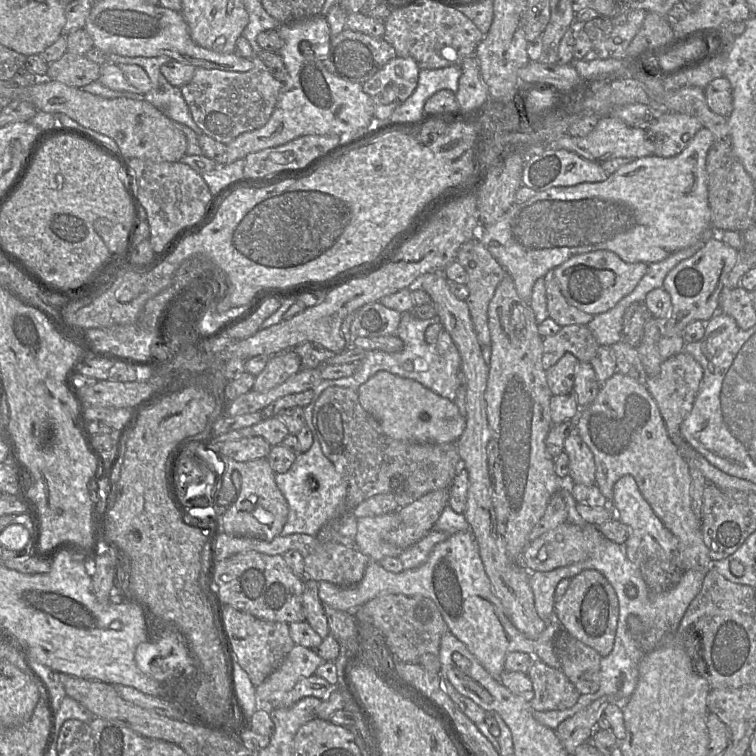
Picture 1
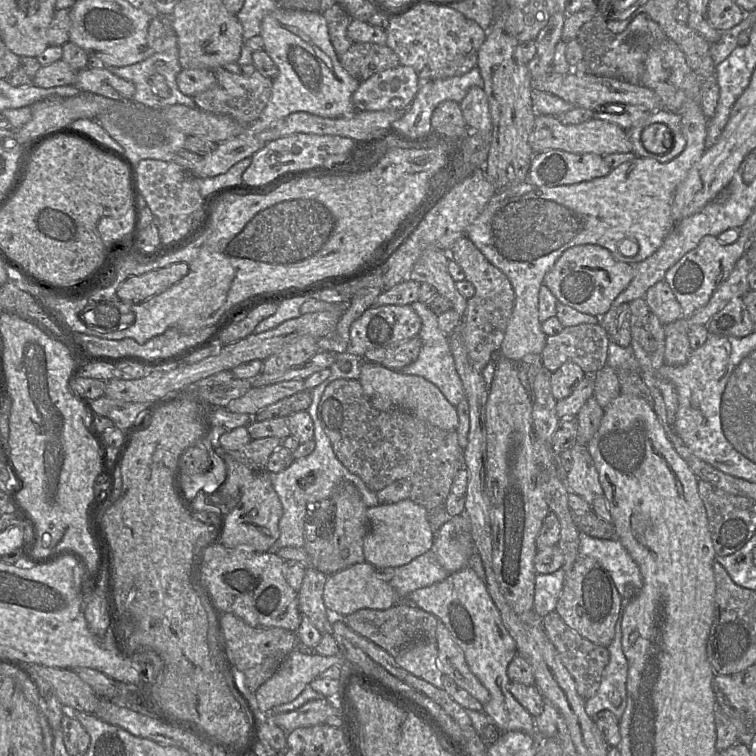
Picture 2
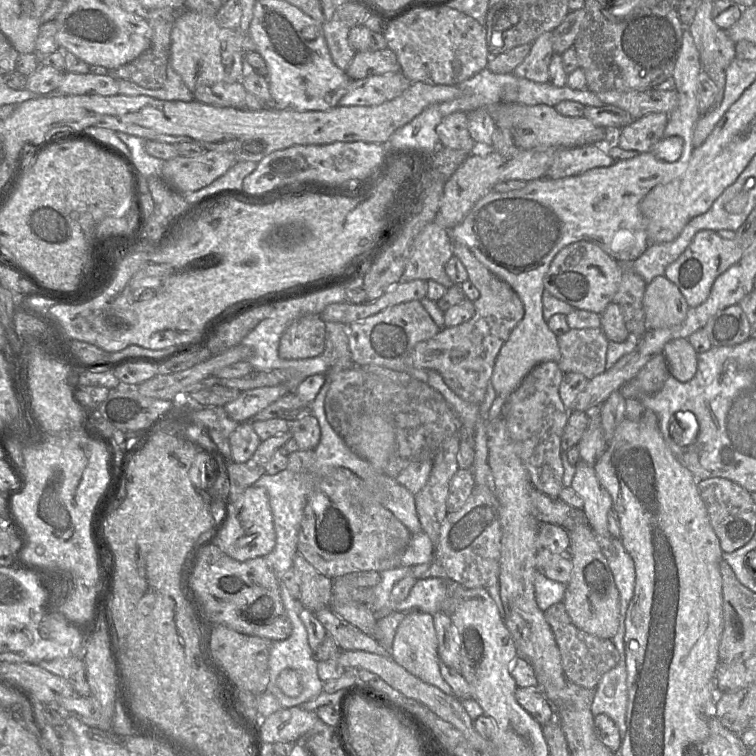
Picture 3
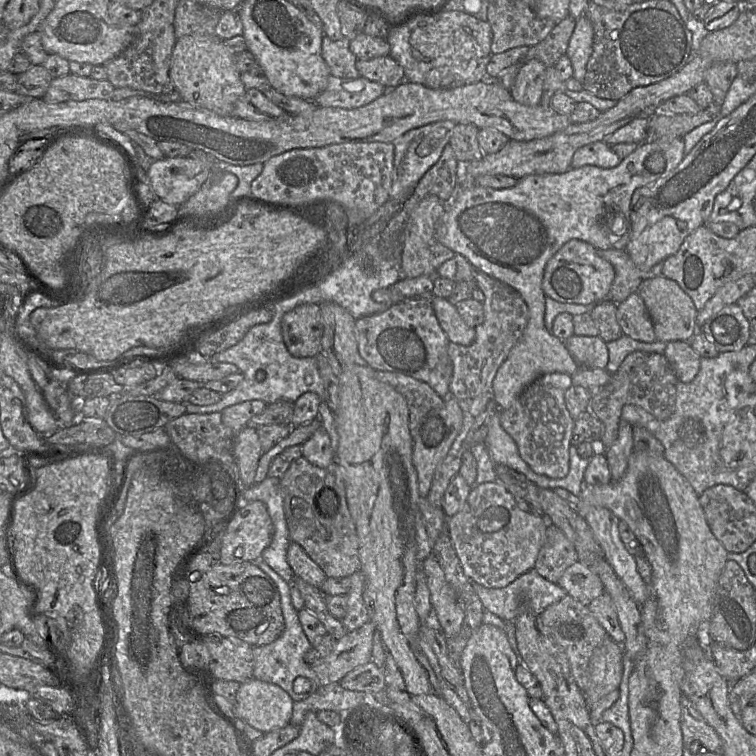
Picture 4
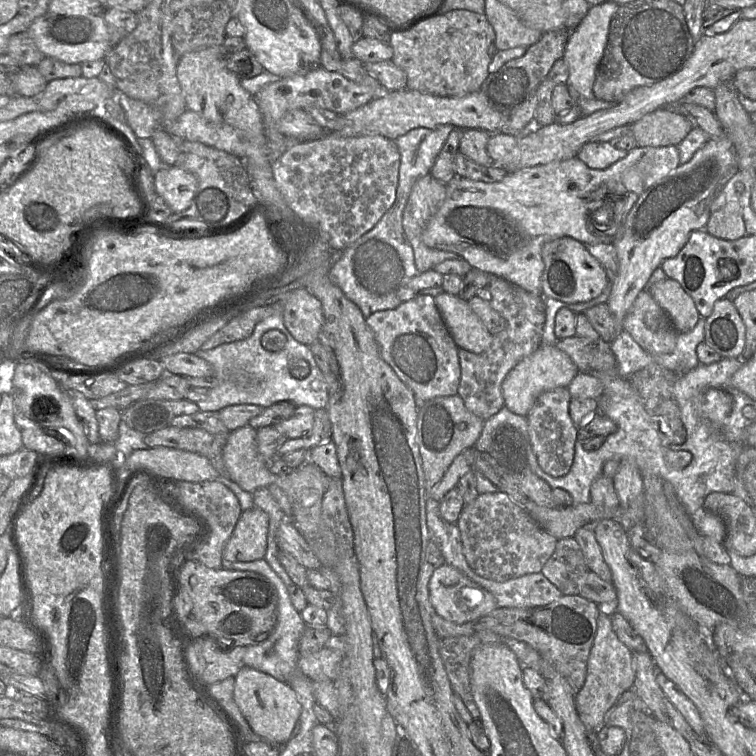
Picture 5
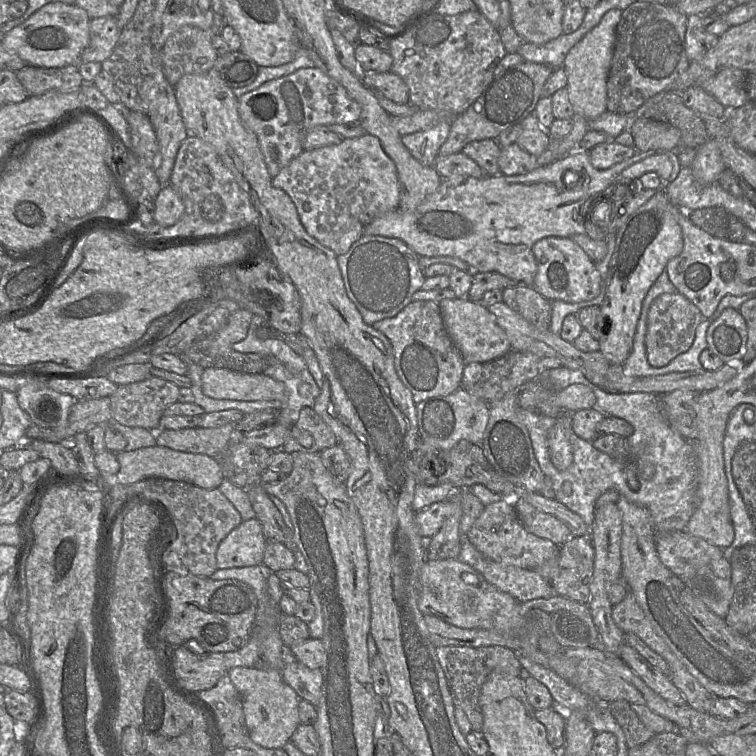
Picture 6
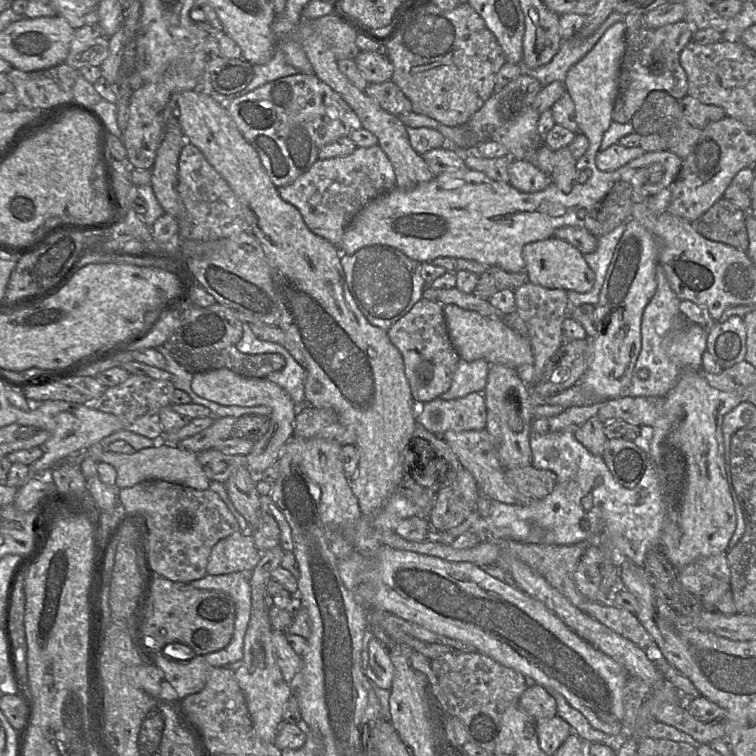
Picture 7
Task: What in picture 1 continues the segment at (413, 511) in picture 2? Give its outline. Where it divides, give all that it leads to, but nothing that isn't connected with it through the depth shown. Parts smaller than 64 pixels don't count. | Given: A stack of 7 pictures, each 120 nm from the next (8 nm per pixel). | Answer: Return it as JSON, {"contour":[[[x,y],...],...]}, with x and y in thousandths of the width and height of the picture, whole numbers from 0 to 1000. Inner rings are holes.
{"contour":[[[525,676],[499,683],[472,687],[470,724],[493,742],[503,743],[509,737],[528,737],[533,725],[508,716],[508,706],[529,693]]]}

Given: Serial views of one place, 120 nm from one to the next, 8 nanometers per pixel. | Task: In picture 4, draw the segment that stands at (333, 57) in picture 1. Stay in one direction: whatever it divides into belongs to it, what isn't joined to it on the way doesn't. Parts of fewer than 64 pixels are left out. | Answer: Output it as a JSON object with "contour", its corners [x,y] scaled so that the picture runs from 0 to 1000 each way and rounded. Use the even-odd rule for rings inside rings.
{"contour":[[[516,73],[489,79],[472,78],[471,90],[476,101],[504,110],[512,118],[521,118],[536,107],[533,89]]]}

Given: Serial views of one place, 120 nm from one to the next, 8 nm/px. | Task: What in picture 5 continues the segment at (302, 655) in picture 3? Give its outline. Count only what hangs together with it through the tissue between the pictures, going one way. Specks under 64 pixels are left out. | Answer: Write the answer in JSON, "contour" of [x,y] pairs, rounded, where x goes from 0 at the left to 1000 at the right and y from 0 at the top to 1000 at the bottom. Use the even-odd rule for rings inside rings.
{"contour":[[[349,739],[331,743],[294,742],[294,753],[335,755],[353,765],[362,774],[368,788],[365,827],[352,847],[340,853],[325,856],[321,876],[327,882],[354,892],[368,901],[382,905],[386,894],[392,890],[397,890],[394,886],[396,851],[403,833],[403,824],[397,811],[390,807],[384,795],[380,776]]]}

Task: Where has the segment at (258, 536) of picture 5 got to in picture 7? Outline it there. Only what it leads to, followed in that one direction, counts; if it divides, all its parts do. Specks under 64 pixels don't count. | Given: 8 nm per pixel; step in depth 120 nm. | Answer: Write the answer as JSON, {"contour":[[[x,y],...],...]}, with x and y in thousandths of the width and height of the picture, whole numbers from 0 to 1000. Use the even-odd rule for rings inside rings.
{"contour":[[[317,701],[291,713],[280,724],[272,755],[278,761],[333,757],[345,737],[332,705]]]}

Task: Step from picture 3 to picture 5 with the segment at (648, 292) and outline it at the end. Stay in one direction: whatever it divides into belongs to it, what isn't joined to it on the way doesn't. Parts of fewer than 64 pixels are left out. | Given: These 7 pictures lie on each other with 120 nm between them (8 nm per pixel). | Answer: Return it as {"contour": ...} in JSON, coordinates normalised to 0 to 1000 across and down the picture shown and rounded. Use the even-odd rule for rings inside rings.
{"contour":[[[881,368],[862,377],[857,385],[885,417],[898,440],[909,440],[919,433],[926,415],[918,397],[896,372]]]}

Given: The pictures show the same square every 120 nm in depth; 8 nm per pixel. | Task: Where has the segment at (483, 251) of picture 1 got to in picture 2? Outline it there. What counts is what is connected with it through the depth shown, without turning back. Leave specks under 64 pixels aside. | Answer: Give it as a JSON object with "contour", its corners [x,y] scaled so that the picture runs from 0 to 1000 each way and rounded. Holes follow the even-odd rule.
{"contour":[[[618,312],[607,315],[593,335],[595,343],[614,358],[615,370],[628,381],[628,389],[618,396],[616,413],[610,426],[610,442],[624,485],[638,493],[643,483],[659,470],[679,413],[681,386],[671,365],[651,351]]]}

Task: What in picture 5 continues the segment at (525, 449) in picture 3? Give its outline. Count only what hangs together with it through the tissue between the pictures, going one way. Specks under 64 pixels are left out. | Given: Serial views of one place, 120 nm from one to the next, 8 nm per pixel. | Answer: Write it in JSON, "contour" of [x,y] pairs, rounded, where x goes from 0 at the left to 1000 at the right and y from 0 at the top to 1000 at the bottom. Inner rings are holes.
{"contour":[[[750,512],[718,519],[696,550],[700,587],[716,620],[731,631],[745,631],[751,627],[759,608],[765,565],[754,552],[754,529],[755,522]]]}

